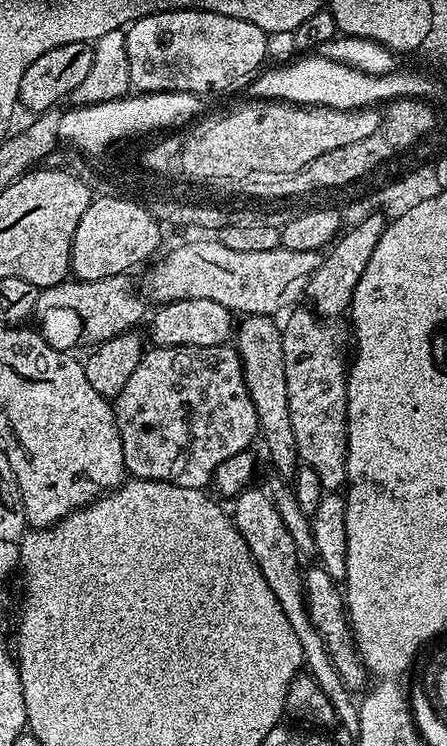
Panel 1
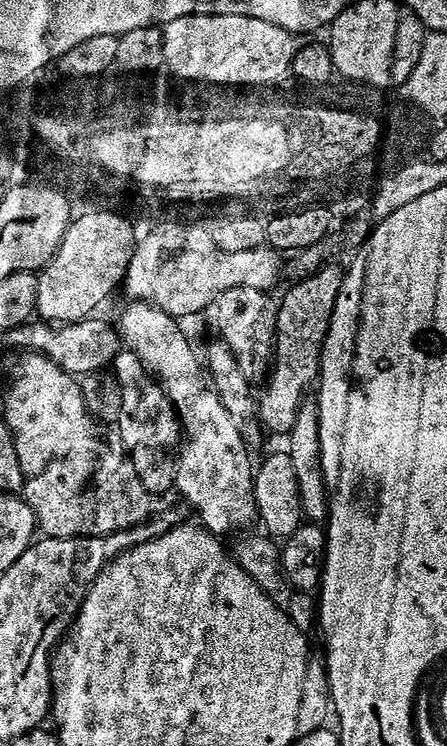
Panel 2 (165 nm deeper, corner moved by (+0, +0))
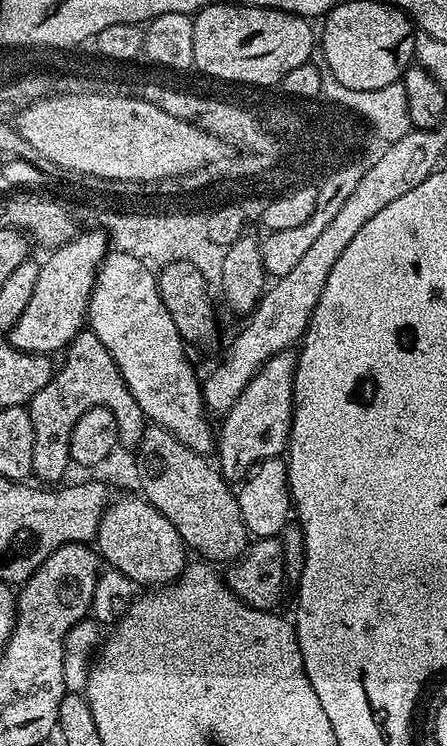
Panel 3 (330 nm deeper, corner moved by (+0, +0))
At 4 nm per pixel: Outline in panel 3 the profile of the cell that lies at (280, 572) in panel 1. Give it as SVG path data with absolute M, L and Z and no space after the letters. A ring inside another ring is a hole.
M117 250L109 251L100 264L100 269L96 275L96 285L92 291L92 297L88 303L87 327L110 350L134 402L144 411L145 417L155 427L164 428L174 438L178 438L187 448L192 448L198 453L208 454L214 448L214 428L208 425L206 407L204 405L204 389L202 380L196 377L196 372L192 369L192 364L188 361L188 356L184 353L186 342L180 336L178 326L174 326L174 318L166 310L162 302L160 292L156 288L157 273L137 259Z

